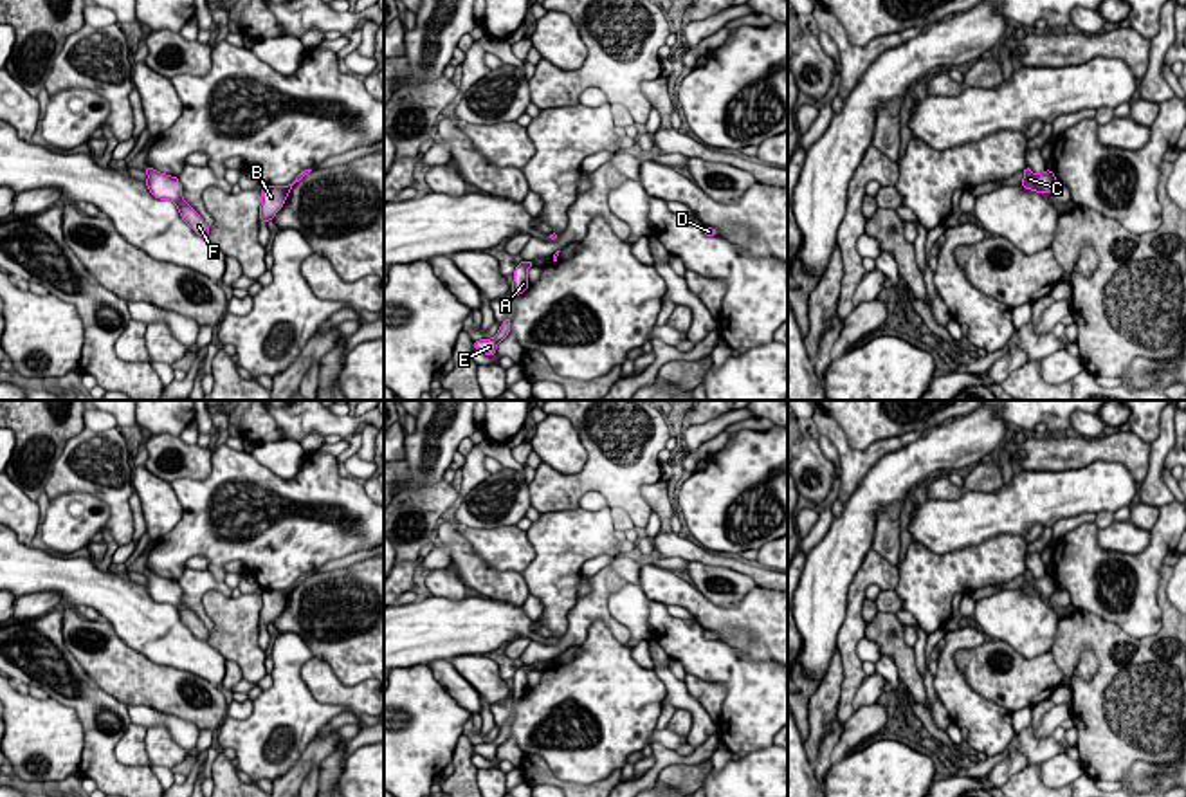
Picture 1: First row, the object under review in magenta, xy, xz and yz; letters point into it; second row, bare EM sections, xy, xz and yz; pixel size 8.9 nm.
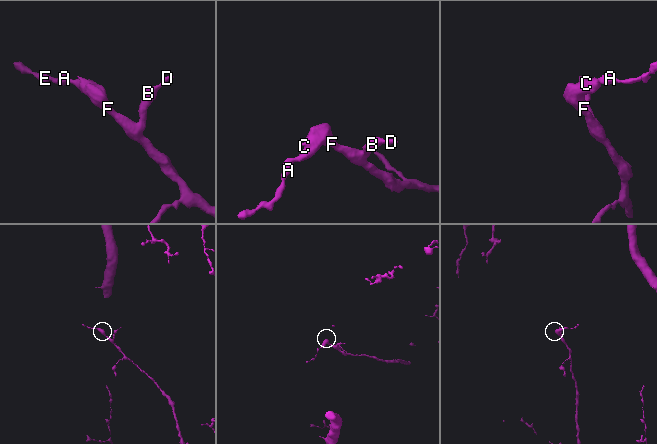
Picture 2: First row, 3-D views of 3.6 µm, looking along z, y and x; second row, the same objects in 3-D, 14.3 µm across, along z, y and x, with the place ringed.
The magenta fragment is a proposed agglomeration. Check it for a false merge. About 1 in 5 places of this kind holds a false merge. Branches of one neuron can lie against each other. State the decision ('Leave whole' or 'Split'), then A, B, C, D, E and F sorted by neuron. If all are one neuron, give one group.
Leave whole. Groups: A B C D E F

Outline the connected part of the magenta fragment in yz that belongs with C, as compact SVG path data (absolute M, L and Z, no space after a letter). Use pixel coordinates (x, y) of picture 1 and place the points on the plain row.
M1031 572L1024 573L1024 584L1020 586L1026 593L1038 597L1051 597L1056 591L1054 577L1045 573L1040 579L1035 579Z

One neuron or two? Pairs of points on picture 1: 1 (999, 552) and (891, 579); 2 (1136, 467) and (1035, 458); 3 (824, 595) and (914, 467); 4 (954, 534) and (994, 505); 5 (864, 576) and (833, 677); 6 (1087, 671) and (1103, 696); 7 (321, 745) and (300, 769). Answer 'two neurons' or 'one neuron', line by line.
1: two neurons
2: one neuron
3: one neuron
4: one neuron
5: two neurons
6: two neurons
7: one neuron

